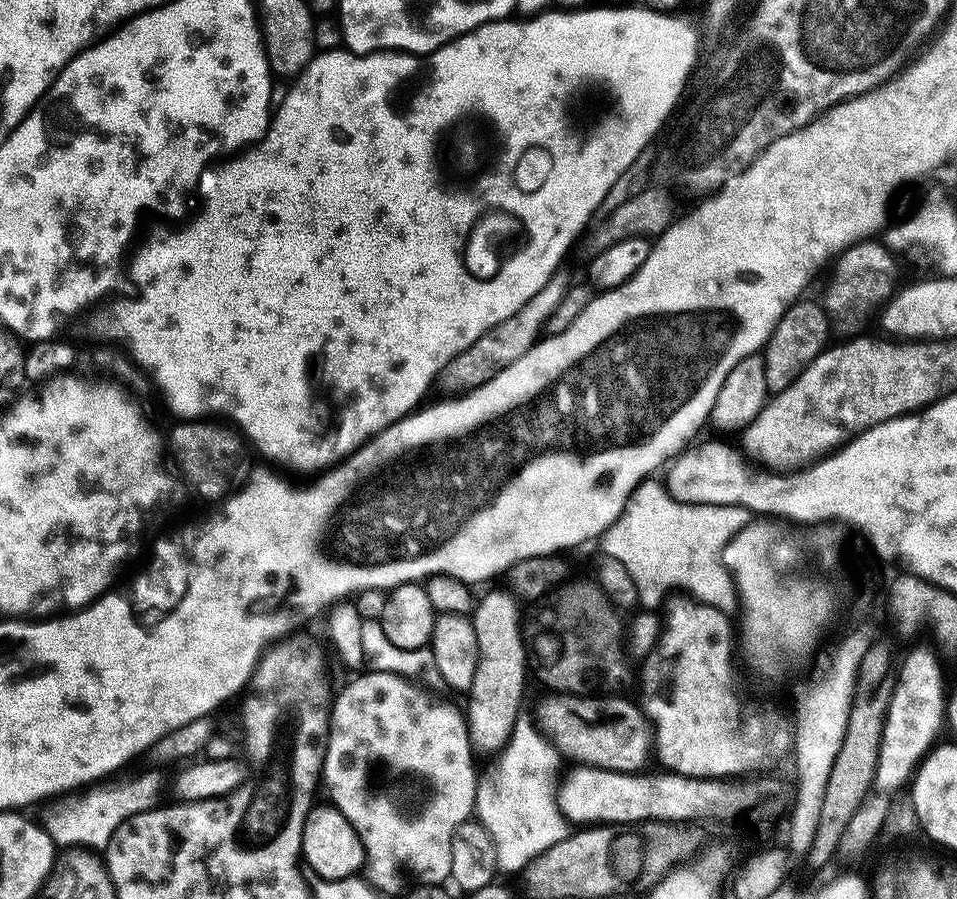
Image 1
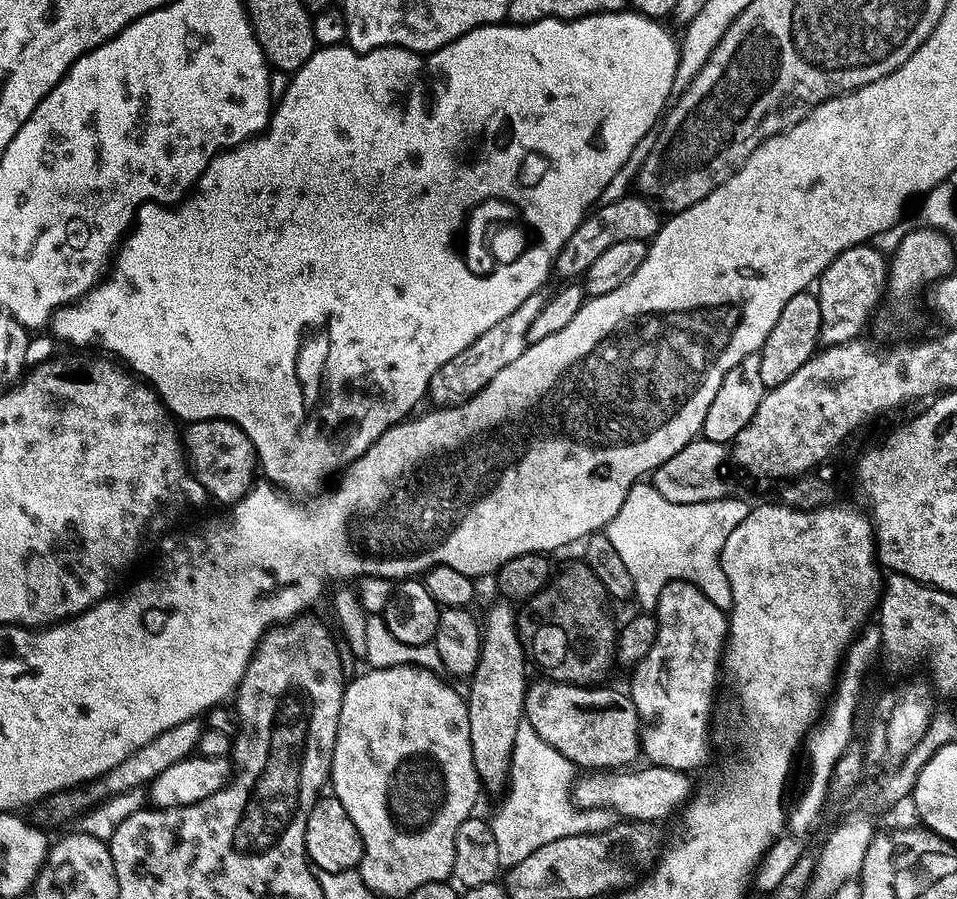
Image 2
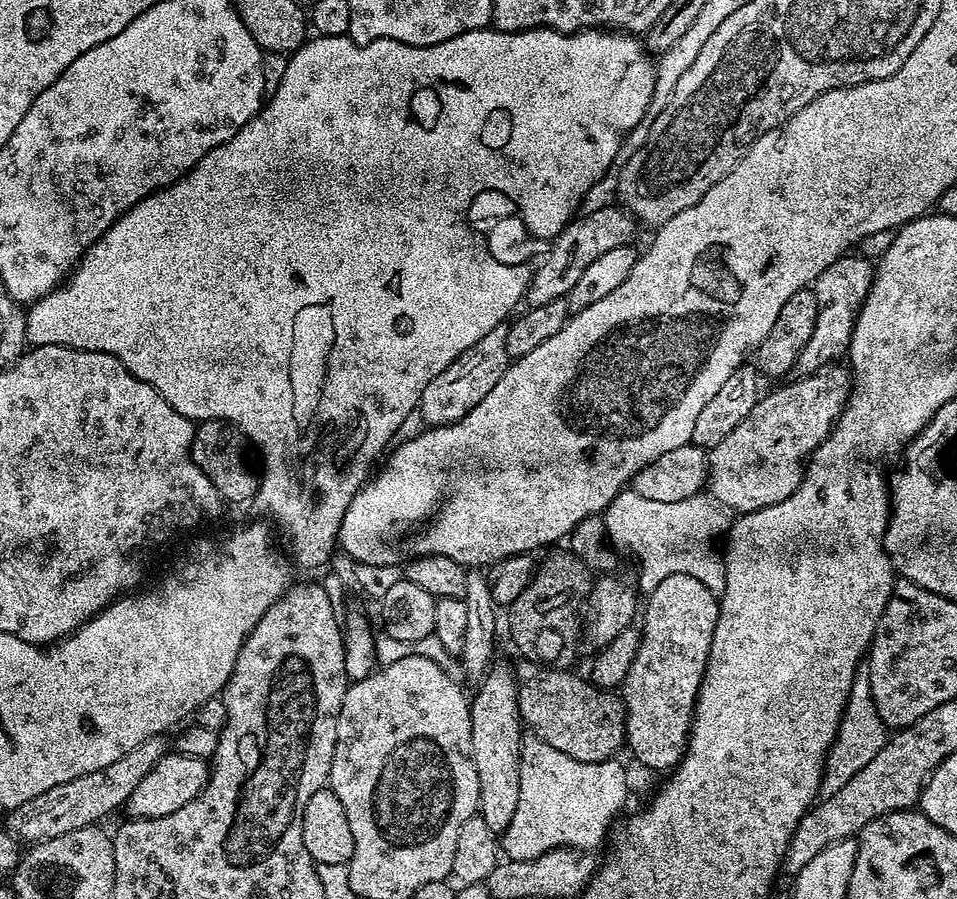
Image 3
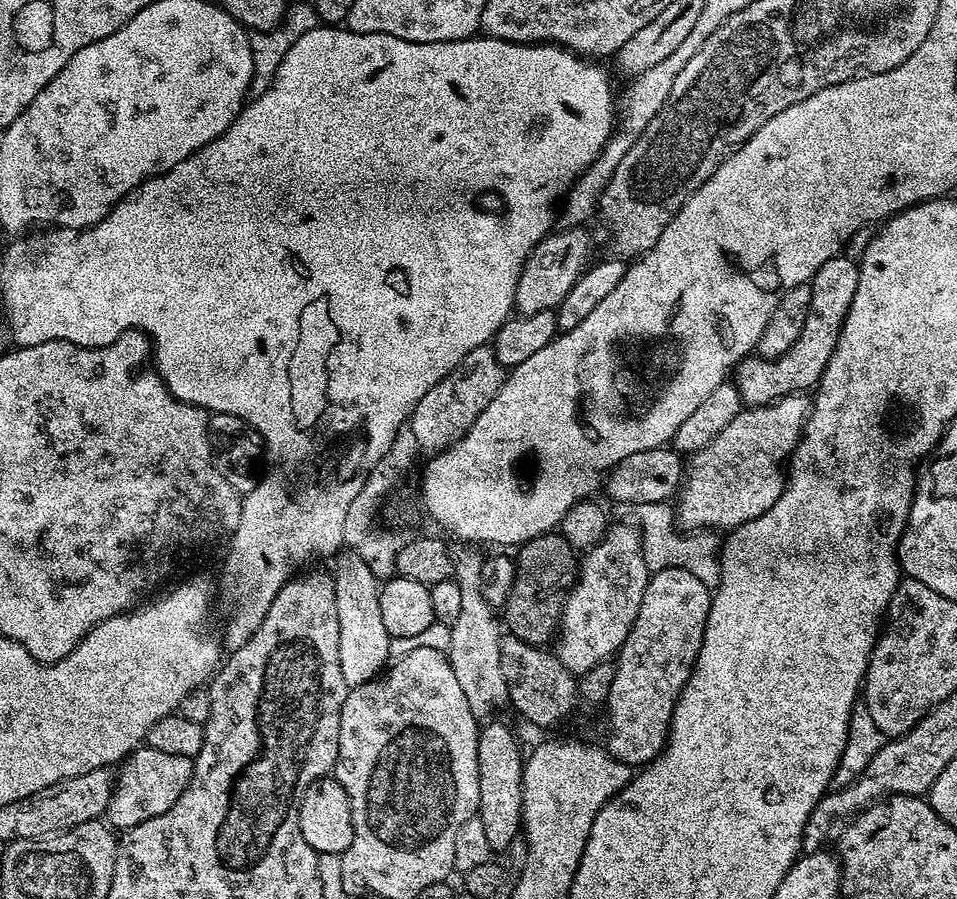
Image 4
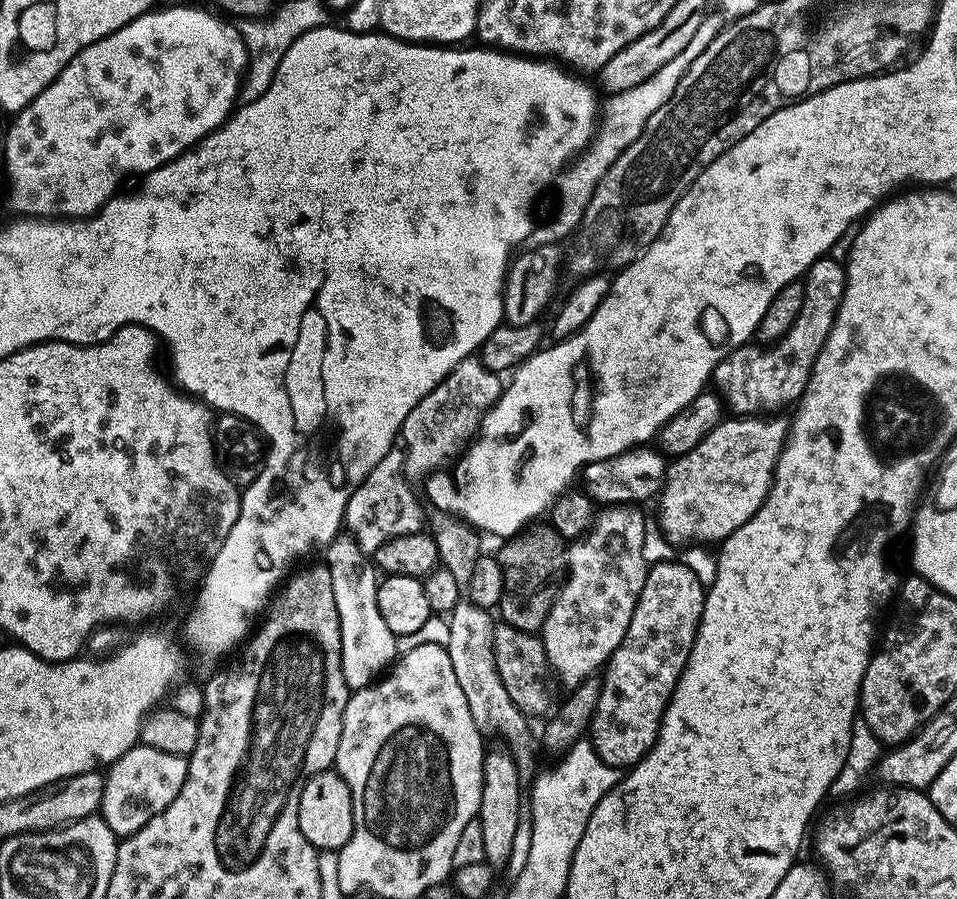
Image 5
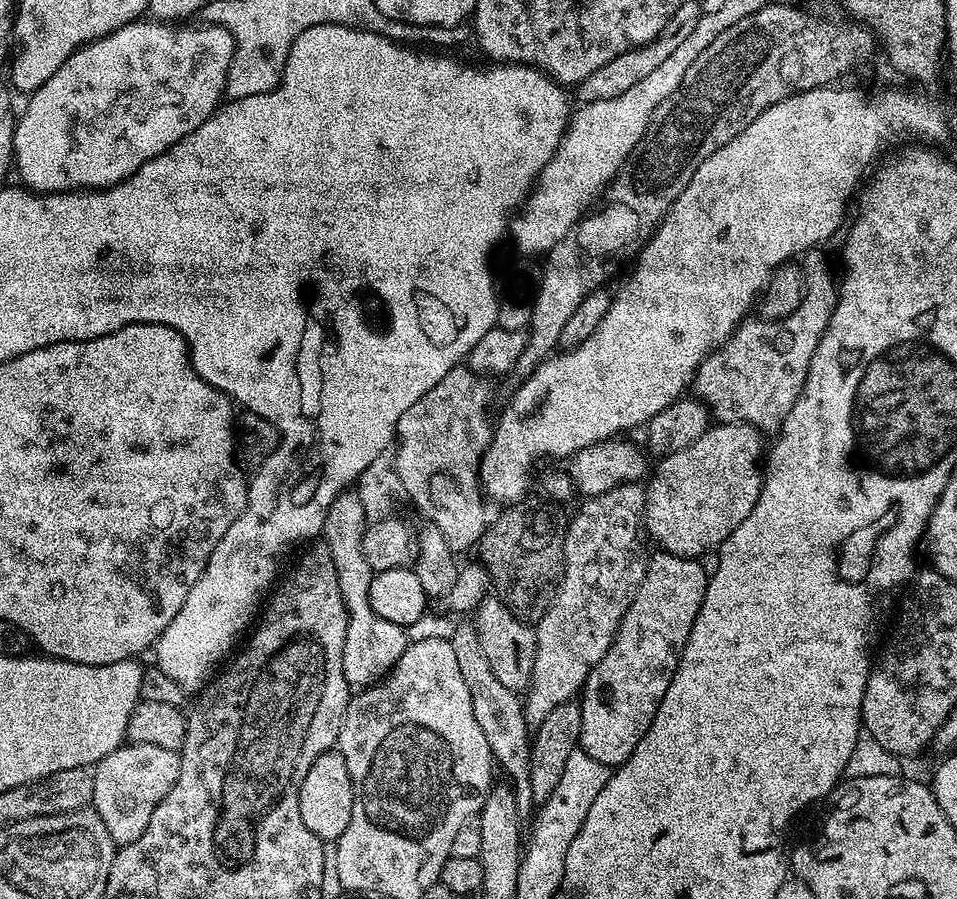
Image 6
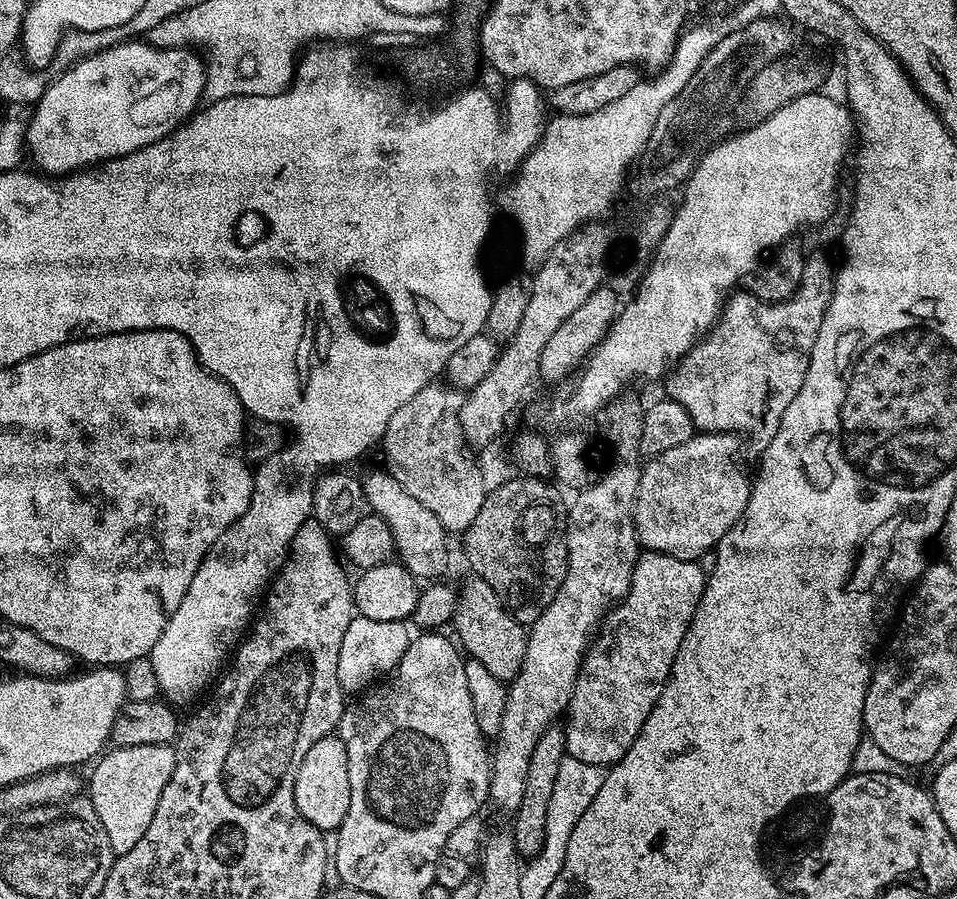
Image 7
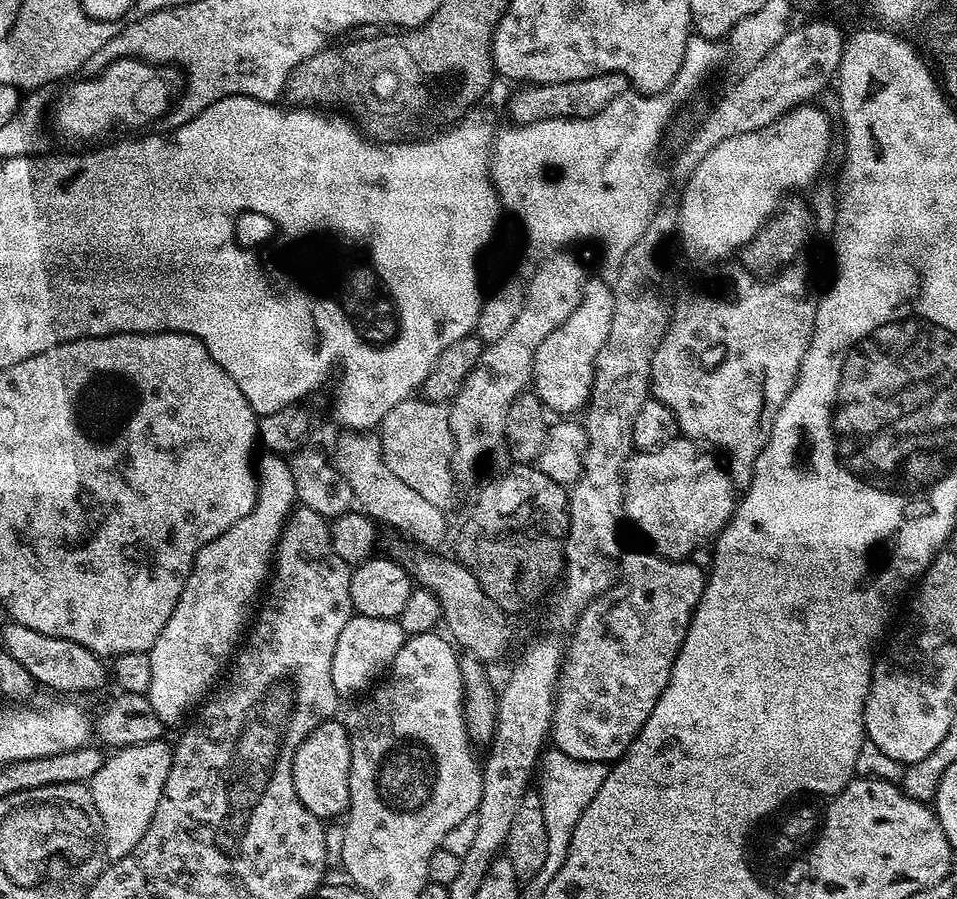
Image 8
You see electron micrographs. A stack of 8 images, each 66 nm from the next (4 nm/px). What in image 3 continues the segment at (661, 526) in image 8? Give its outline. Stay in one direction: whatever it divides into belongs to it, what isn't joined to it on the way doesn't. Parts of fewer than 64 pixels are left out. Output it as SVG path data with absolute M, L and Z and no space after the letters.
M829 366L809 376L789 379L784 382L789 384L774 389L769 396L768 393L761 395L754 410L750 410L750 414L746 414L746 418L742 418L742 422L738 422L738 426L730 430L730 435L722 438L722 442L718 442L718 446L707 453L706 488L707 491L712 491L710 496L713 501L733 513L743 514L774 506L790 498L790 494L798 490L808 457L832 433L832 425L842 414L845 404L848 403L848 393L852 391L849 369L844 366L836 367L840 366Z

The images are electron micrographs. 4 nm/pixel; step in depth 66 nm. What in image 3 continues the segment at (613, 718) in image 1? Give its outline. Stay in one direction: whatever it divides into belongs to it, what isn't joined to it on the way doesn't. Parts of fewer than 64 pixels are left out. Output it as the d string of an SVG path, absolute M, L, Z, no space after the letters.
M521 659L520 665L515 665L516 697L521 721L532 727L531 735L535 739L554 746L554 750L562 750L570 754L570 758L578 758L578 762L600 762L611 760L617 755L619 748L625 747L624 738L624 702L615 691L596 688L582 675L575 676L572 672L560 668L564 666L549 666L534 660Z

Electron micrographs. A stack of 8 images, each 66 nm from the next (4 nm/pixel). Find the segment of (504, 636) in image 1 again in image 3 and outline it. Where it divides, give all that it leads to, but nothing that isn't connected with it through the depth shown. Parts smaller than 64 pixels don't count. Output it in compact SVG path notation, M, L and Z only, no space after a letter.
M500 662L493 663L488 675L483 677L480 689L470 700L472 709L472 761L478 774L478 790L480 791L480 807L478 815L497 834L507 833L510 822L514 818L514 810L518 810L518 786L520 785L520 746L522 721L516 697L516 674L511 667Z

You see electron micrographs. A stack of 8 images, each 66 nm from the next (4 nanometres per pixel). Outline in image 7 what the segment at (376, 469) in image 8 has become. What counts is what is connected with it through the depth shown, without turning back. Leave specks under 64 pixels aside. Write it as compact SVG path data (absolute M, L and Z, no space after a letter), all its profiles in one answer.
M386 470L372 472L368 477L364 476L364 502L375 515L380 516L390 526L392 537L396 540L396 552L399 563L404 565L410 574L415 576L417 581L432 582L448 568L448 539L449 533L434 518L434 510L426 510L418 498L406 494L402 482L394 478Z

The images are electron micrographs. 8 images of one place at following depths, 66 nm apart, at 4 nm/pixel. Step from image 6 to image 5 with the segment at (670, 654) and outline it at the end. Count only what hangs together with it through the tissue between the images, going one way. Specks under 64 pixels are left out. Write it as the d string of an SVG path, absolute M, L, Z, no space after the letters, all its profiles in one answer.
M670 559L649 567L626 638L602 672L590 739L598 758L617 770L631 768L654 746L660 719L696 640L706 588L695 567L676 563Z

